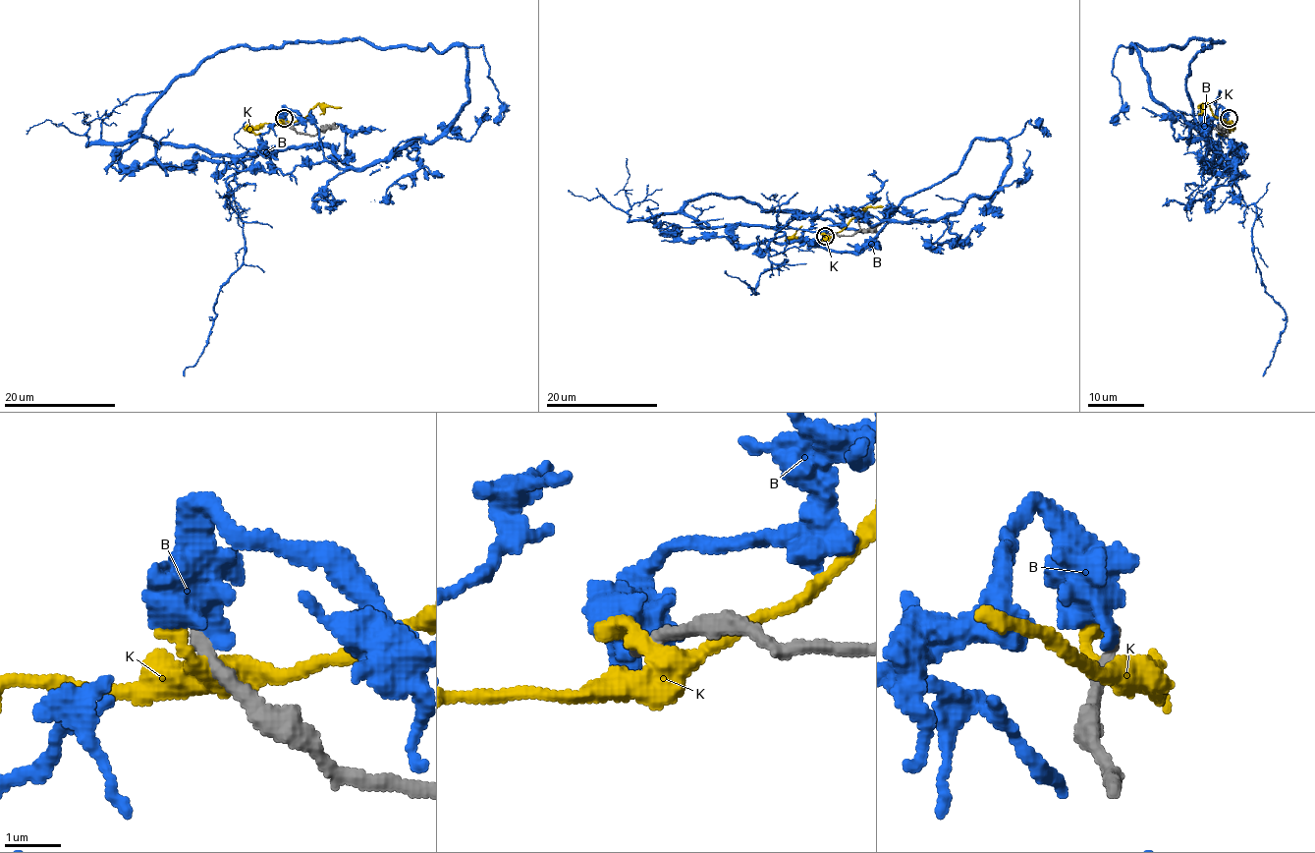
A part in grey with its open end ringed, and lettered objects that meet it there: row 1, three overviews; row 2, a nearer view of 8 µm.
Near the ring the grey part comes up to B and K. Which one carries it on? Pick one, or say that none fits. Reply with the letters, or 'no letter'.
no letter

